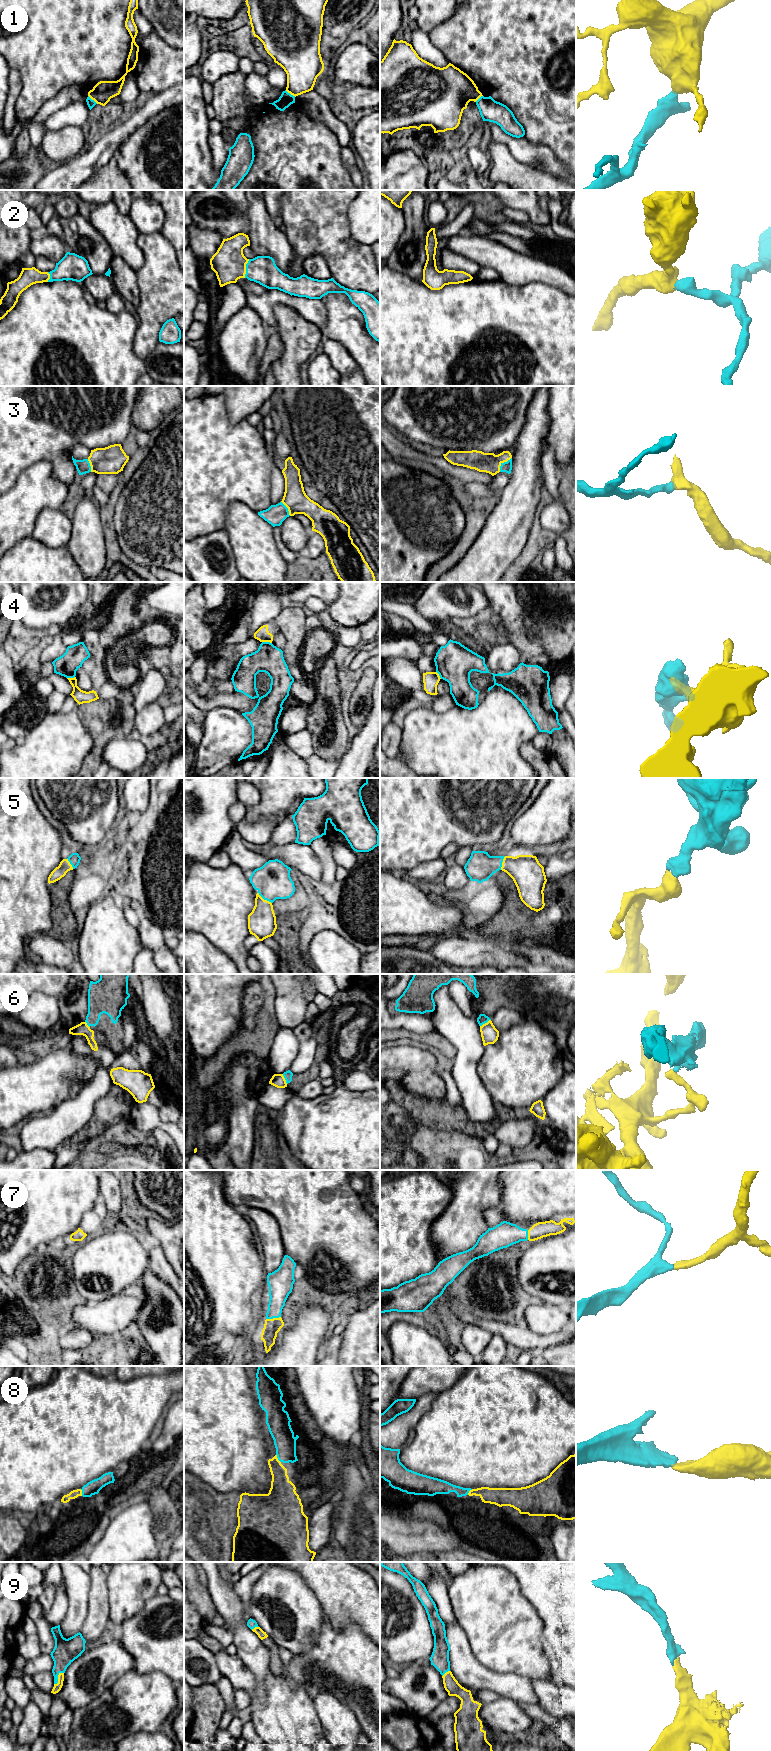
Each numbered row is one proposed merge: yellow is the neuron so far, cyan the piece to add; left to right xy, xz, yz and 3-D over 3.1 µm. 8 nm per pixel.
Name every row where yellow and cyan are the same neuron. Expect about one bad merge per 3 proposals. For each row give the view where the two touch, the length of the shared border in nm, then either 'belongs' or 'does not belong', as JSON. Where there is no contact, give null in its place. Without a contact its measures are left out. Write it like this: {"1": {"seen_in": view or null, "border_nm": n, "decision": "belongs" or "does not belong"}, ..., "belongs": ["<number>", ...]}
{"1": {"seen_in": "xz", "border_nm": 100, "decision": "does not belong"}, "2": {"seen_in": "xz", "border_nm": 160, "decision": "belongs"}, "3": {"seen_in": "yz", "border_nm": 160, "decision": "belongs"}, "4": {"seen_in": "xz", "border_nm": 80, "decision": "does not belong"}, "5": {"seen_in": "xz", "border_nm": 140, "decision": "belongs"}, "6": {"seen_in": "yz", "border_nm": 110, "decision": "does not belong"}, "7": {"seen_in": "xz", "border_nm": 120, "decision": "belongs"}, "8": {"seen_in": "xz", "border_nm": 80, "decision": "belongs"}, "9": {"seen_in": "xy", "border_nm": 130, "decision": "belongs"}, "belongs": ["2", "3", "5", "7", "8", "9"]}

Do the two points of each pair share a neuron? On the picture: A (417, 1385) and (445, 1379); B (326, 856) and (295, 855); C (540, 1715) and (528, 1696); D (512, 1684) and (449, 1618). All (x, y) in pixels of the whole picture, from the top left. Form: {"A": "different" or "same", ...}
{"A": "same", "B": "different", "C": "different", "D": "different"}

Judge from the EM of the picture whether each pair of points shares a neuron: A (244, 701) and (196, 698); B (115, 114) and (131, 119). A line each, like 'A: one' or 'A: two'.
A: one
B: two

